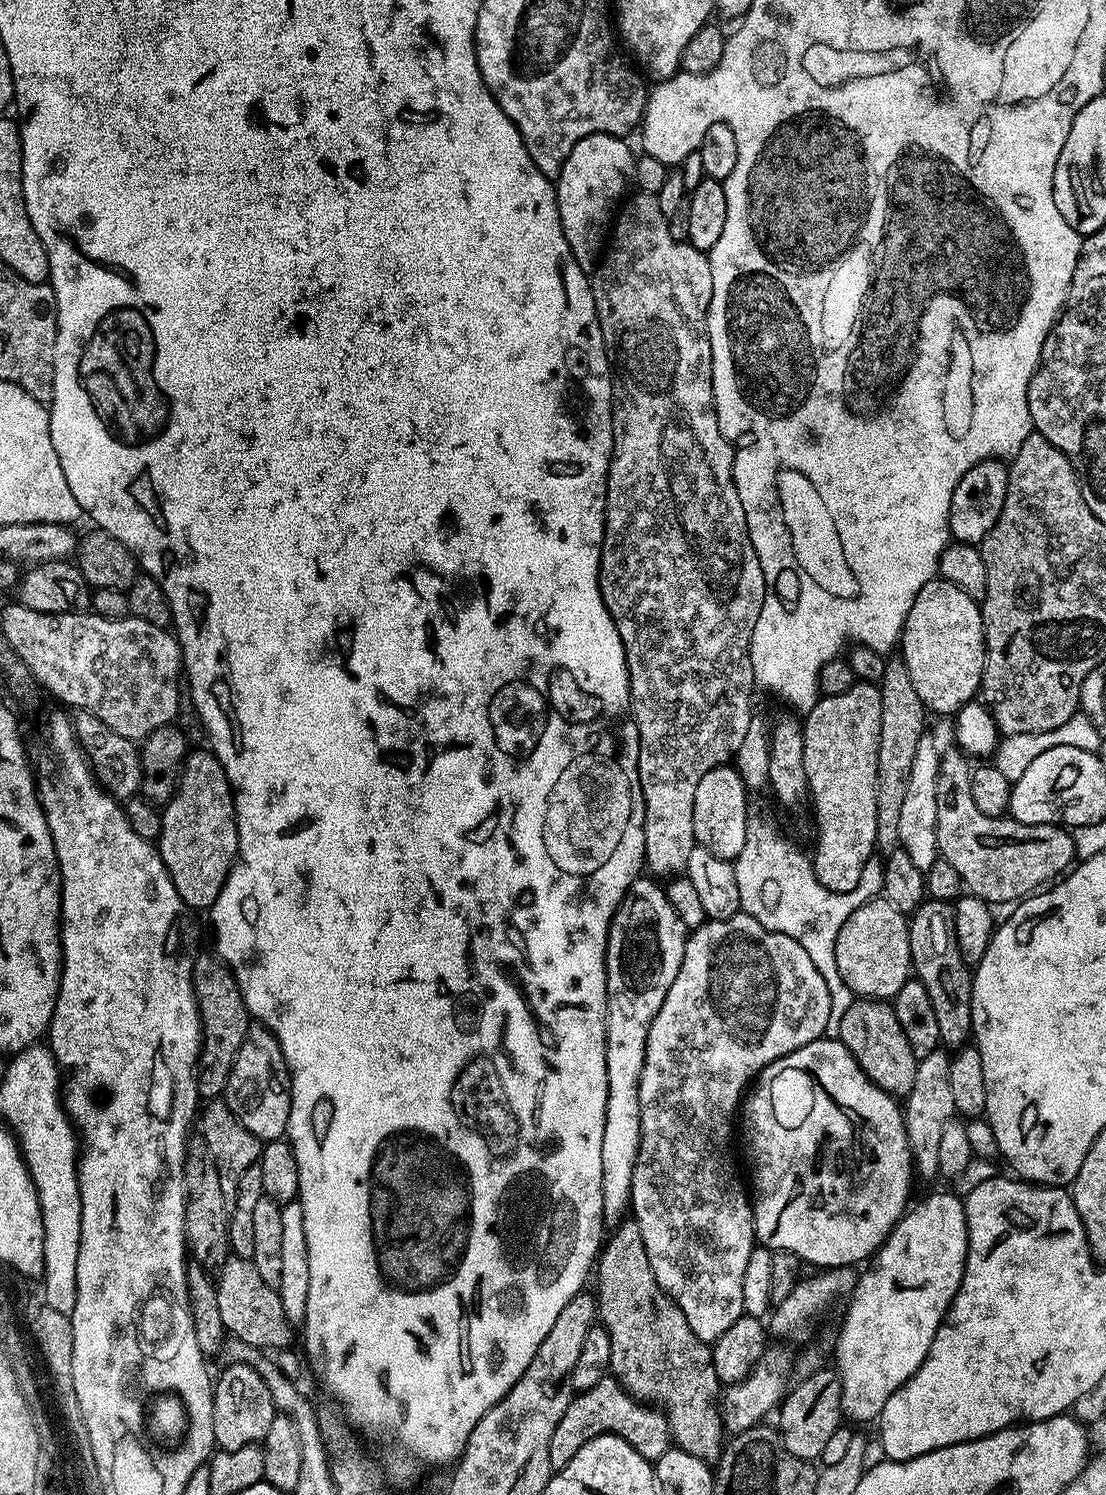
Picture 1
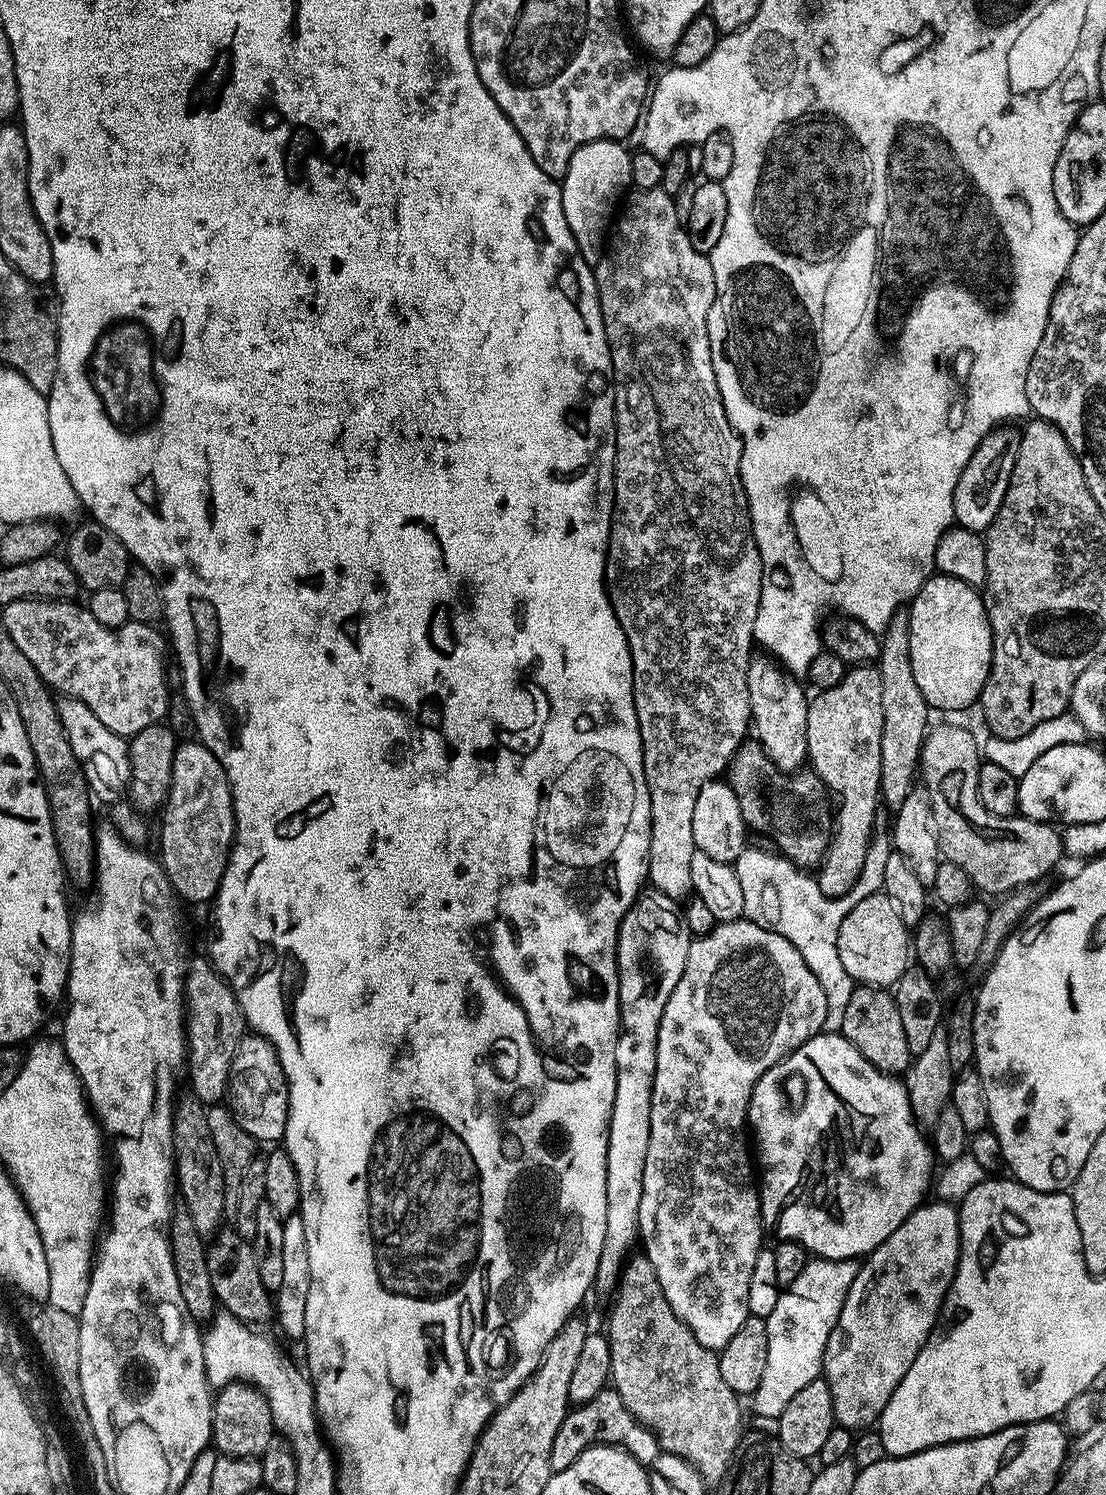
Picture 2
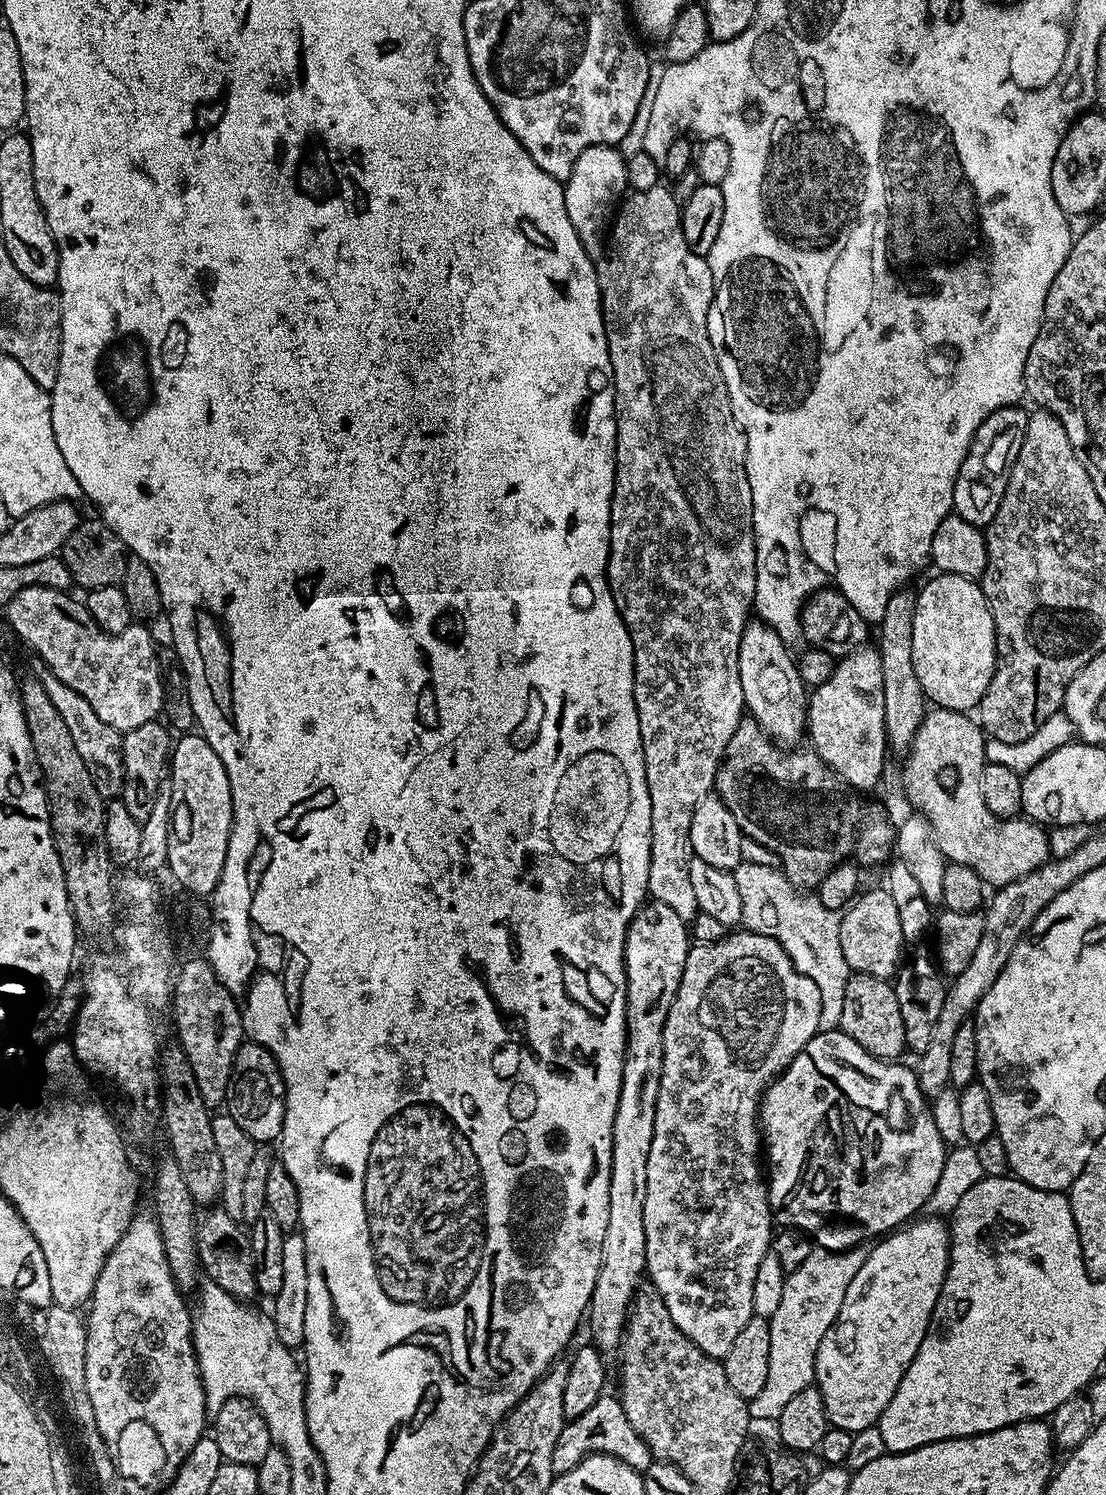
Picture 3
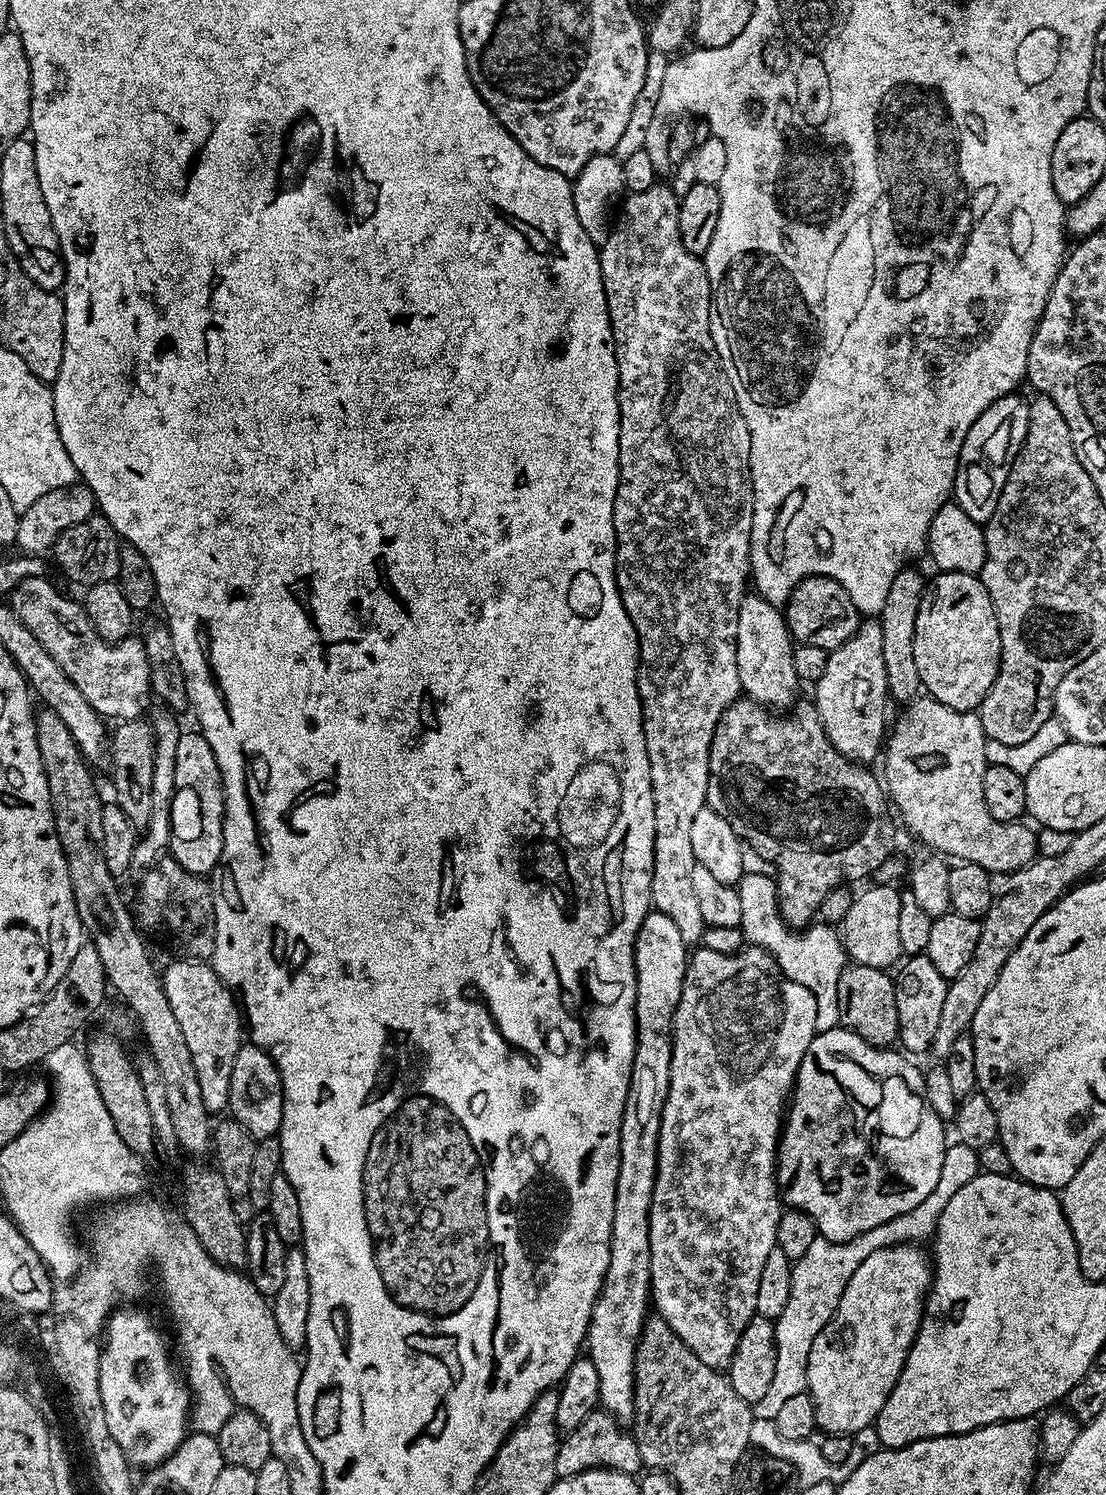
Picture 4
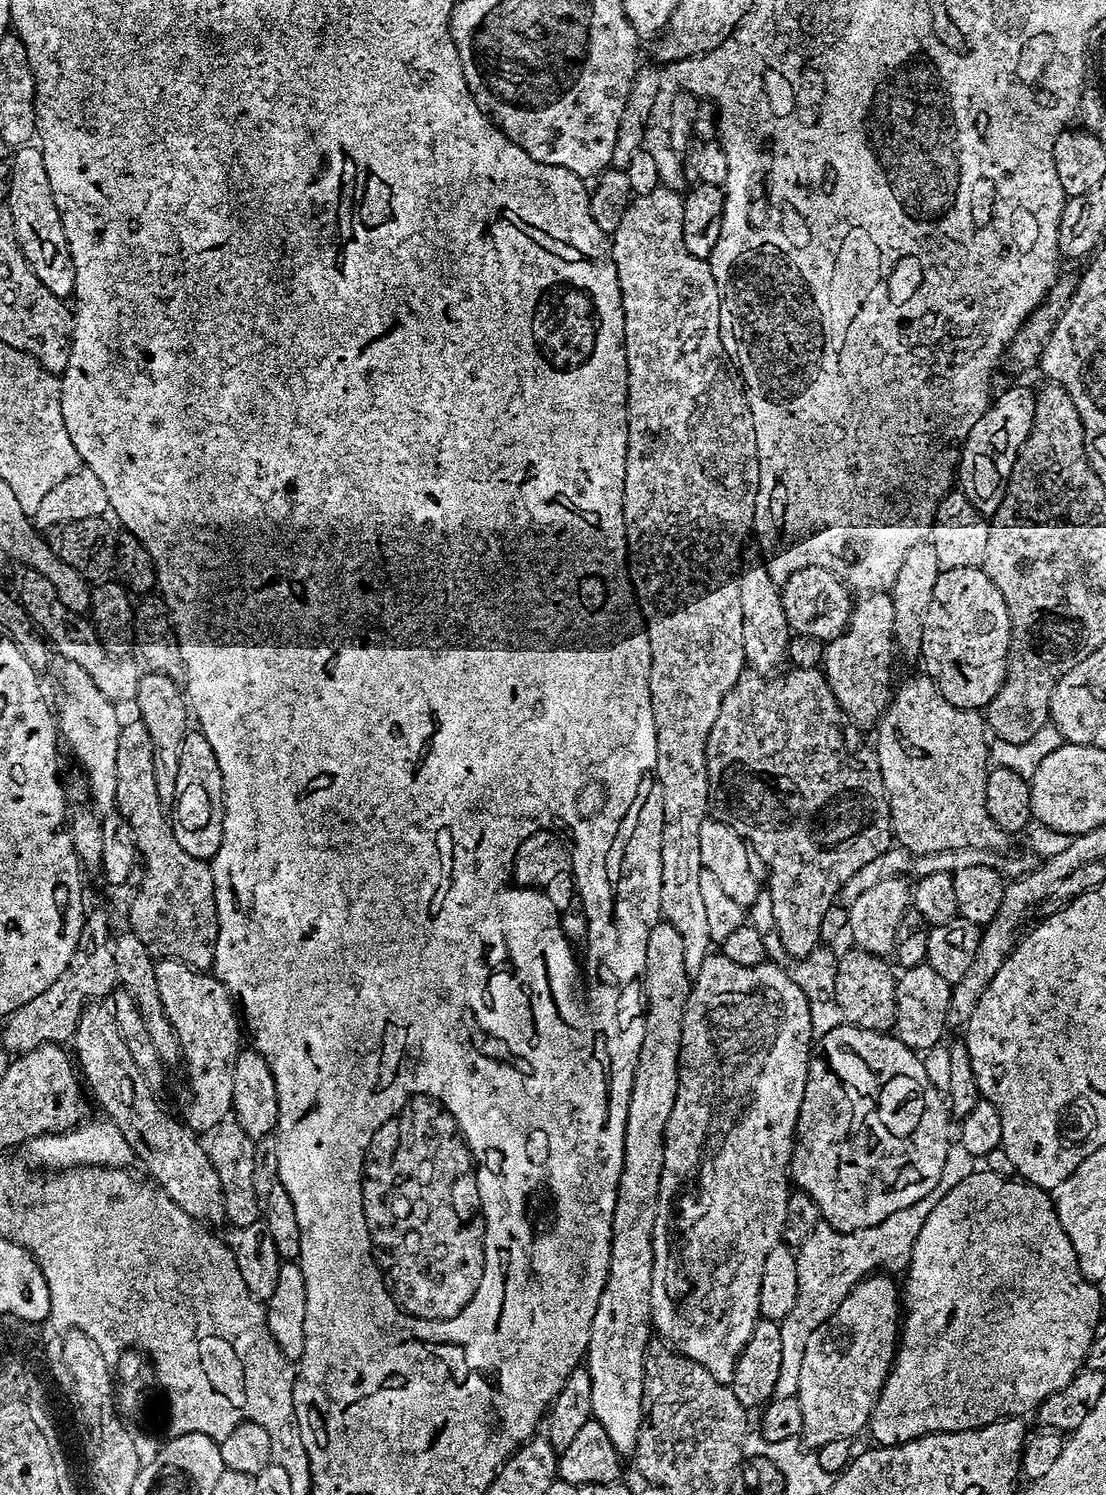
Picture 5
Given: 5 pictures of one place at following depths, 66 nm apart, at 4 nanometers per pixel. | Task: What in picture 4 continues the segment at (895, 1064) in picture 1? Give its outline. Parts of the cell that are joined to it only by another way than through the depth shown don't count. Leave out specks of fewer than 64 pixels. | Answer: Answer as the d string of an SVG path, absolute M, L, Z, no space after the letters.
M849 963L838 978L838 1014L840 1024L858 1034L875 1048L887 1048L897 1043L898 1002L896 1001L896 981L883 968Z

